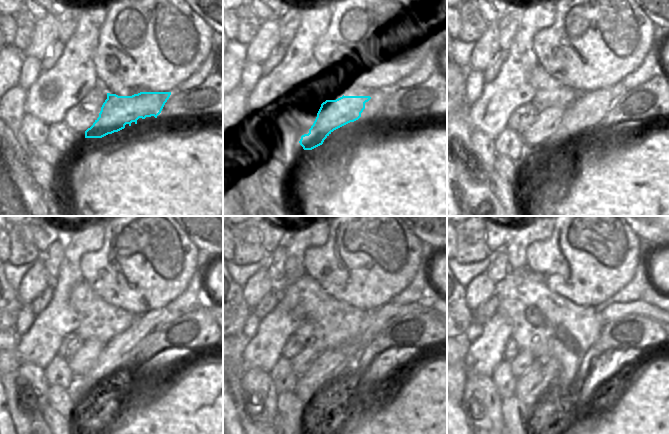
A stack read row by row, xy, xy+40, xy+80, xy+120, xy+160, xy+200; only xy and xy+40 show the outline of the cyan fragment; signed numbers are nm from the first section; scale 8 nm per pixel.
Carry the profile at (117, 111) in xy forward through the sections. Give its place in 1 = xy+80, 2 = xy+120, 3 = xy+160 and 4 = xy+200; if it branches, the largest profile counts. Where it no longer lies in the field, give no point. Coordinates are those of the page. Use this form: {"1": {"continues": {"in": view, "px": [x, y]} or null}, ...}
{"1": {"continues": {"in": "xy+80", "px": [547, 122]}}, "2": {"continues": {"in": "xy+120", "px": [87, 355]}}, "3": {"continues": {"in": "xy+160", "px": [302, 363]}}, "4": {"continues": {"in": "xy+200", "px": [524, 360]}}}

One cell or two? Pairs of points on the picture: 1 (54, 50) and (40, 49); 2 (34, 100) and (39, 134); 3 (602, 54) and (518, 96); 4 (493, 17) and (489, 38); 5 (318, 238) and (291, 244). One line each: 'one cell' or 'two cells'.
1: two cells
2: two cells
3: two cells
4: two cells
5: one cell

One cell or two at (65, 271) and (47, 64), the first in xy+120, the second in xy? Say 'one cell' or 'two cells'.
two cells

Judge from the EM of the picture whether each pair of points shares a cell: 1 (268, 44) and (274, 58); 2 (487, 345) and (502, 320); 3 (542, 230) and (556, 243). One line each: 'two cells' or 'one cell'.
1: two cells
2: one cell
3: two cells

